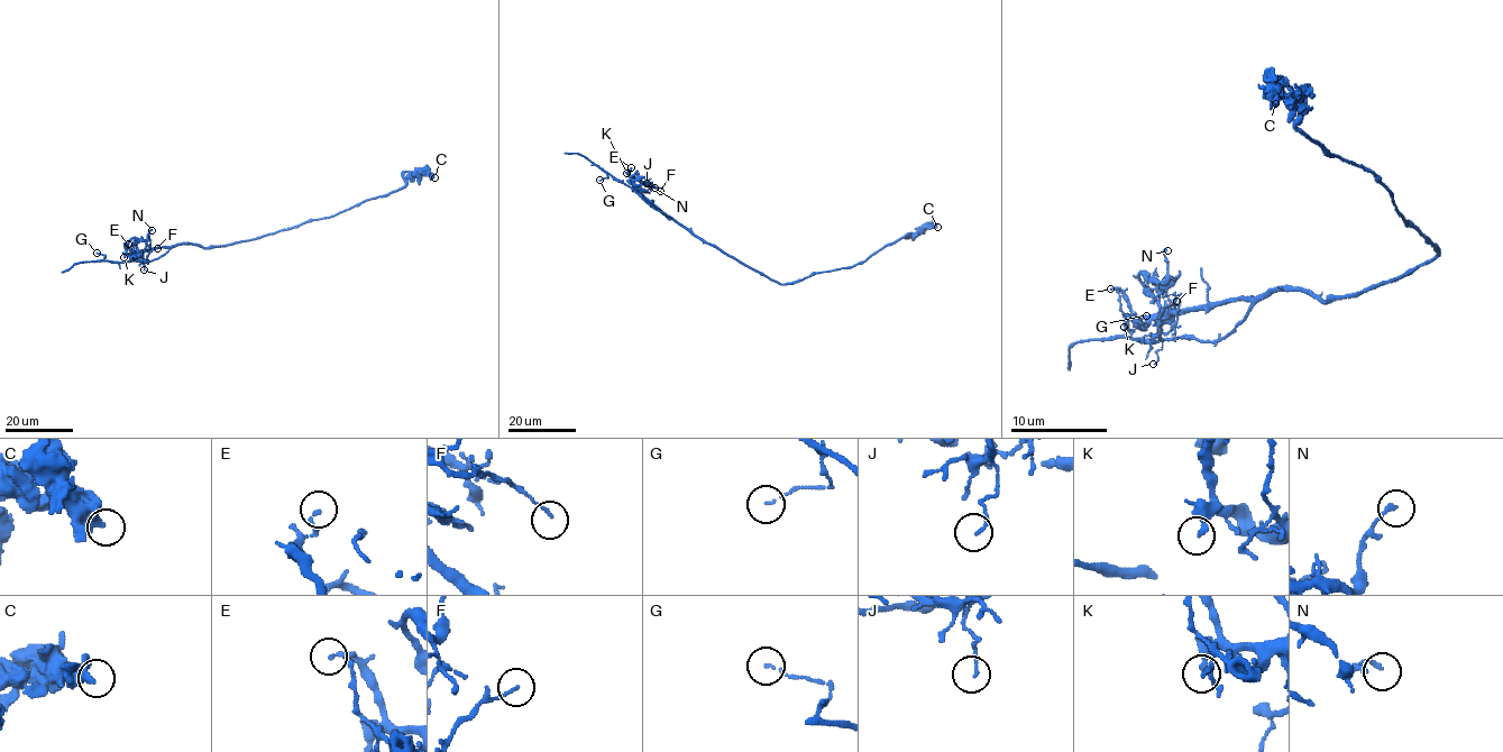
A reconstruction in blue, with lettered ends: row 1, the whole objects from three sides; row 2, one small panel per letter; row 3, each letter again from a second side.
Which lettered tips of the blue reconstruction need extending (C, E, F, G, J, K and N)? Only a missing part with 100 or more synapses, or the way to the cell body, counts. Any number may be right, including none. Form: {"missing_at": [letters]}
{"missing_at": []}

